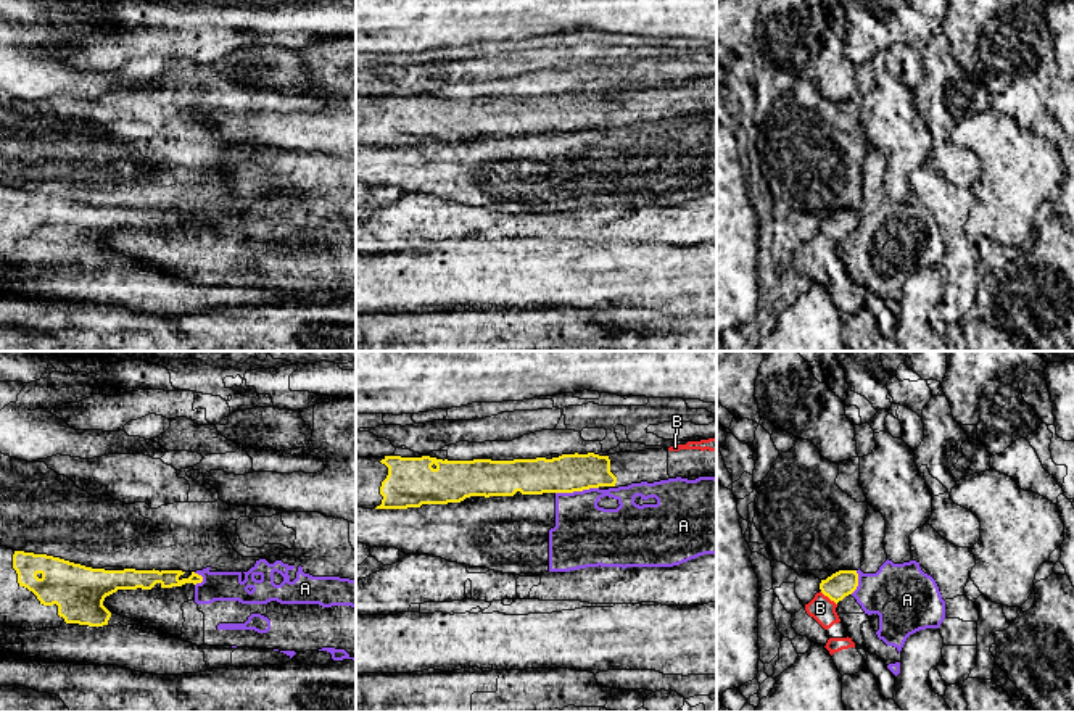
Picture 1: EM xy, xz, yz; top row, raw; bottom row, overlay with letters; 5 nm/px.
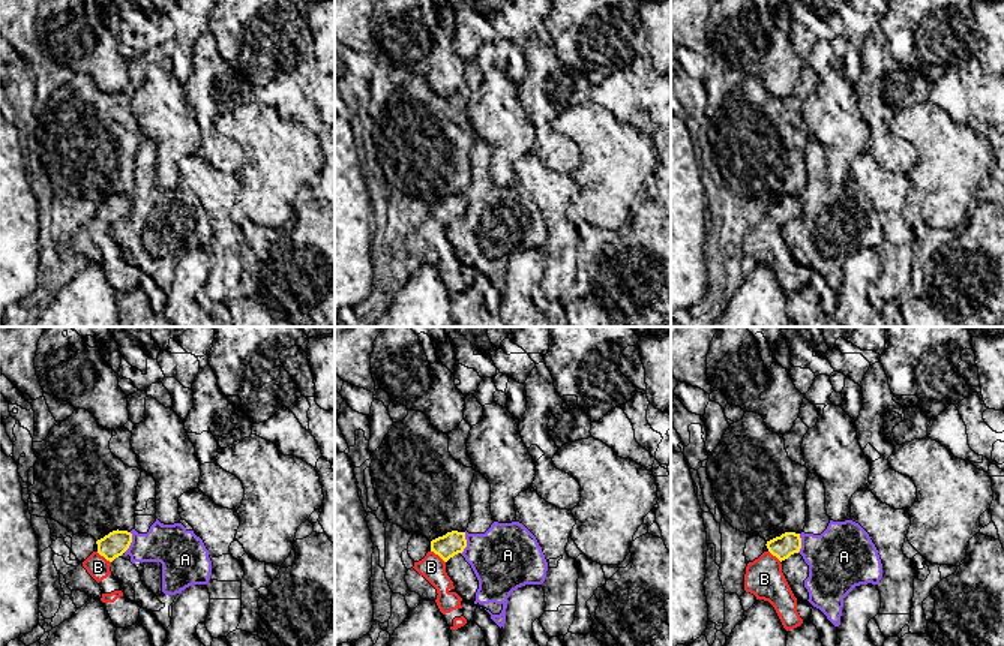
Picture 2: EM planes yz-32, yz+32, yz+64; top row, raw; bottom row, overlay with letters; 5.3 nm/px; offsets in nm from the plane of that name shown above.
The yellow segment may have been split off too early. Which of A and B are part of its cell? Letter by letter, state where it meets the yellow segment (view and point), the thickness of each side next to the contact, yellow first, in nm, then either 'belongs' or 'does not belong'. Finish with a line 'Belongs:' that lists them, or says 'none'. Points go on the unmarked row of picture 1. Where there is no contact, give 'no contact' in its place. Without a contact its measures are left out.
A: xz (577, 129) | 190/320 nm | does not belong
B: yz (828, 235) | 130/120 nm | belongs
Belongs: B

